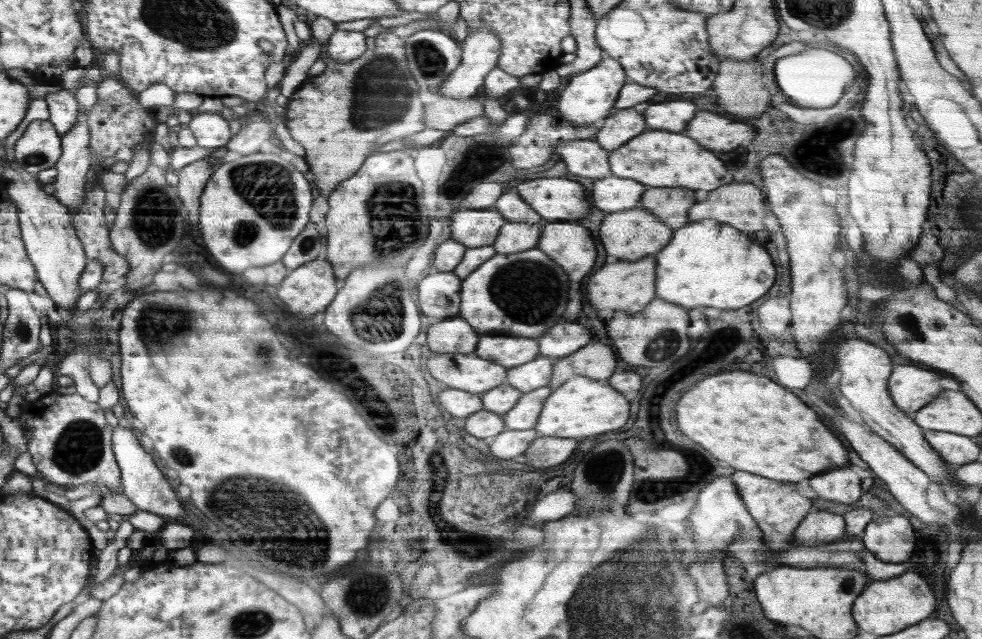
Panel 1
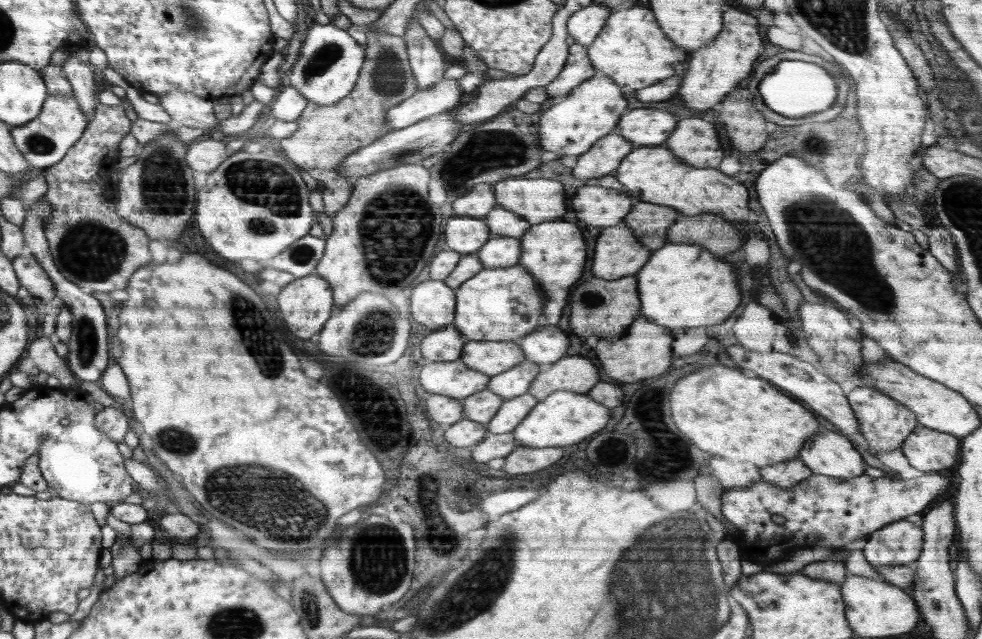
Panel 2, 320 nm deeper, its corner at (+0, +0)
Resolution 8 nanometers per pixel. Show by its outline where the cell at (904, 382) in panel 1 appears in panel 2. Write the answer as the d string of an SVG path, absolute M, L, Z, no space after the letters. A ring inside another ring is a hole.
M856 387L847 396L853 415L859 424L859 432L868 442L866 448L870 454L884 454L896 450L918 424L916 415L892 397L872 387Z

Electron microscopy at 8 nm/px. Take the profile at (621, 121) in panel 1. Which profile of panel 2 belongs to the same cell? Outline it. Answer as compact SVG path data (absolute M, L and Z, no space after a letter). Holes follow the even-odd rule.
M610 132L577 158L577 164L570 169L571 179L579 183L590 183L594 178L614 174L621 160L633 152L634 146L620 134Z

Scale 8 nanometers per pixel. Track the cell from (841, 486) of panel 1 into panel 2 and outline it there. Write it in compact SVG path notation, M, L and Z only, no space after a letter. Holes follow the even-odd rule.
M823 429L800 448L799 459L814 475L854 479L865 473L864 459L844 434Z

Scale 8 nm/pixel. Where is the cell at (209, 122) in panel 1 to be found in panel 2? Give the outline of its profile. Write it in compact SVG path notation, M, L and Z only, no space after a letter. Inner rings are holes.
M183 90L170 91L158 97L159 104L173 122L218 136L220 122L212 112L213 100Z

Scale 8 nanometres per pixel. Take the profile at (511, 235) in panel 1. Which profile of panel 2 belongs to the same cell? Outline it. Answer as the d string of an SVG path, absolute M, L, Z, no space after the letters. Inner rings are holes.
M492 236L477 254L483 268L506 268L518 263L521 252L520 239Z

